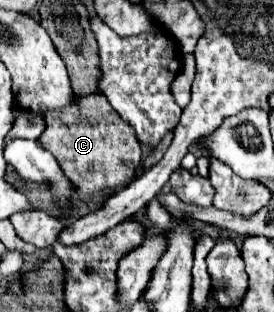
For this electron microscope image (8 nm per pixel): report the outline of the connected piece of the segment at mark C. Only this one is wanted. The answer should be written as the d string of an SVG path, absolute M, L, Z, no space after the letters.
M96 95L74 97L56 113L46 113L46 131L42 133L40 143L52 151L62 171L86 195L96 195L102 189L122 189L122 185L136 175L142 163L142 149L132 125L120 119L116 111Z

